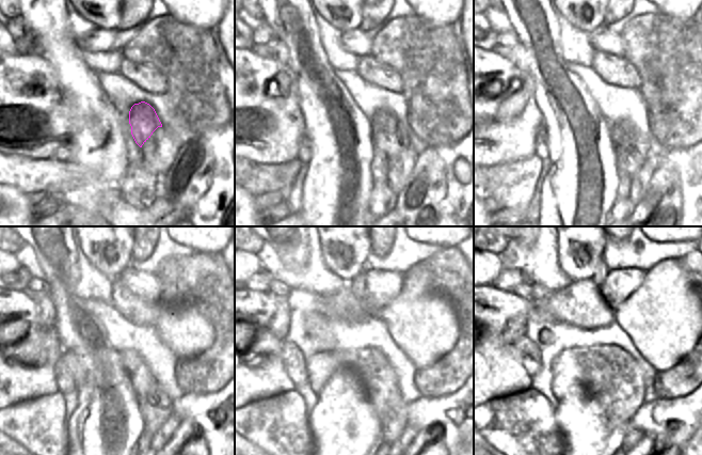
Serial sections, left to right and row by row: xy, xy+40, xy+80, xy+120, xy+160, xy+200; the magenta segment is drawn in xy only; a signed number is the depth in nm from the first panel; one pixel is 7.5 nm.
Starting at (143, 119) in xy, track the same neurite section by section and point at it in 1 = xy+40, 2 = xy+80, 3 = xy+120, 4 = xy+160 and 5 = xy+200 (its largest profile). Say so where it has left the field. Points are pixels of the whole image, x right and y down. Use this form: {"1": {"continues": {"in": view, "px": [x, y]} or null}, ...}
{"1": {"continues": {"in": "xy+40", "px": [385, 128]}}, "2": {"continues": {"in": "xy+80", "px": [632, 148]}}, "3": {"continues": {"in": "xy+120", "px": [156, 407]}}, "4": {"continues": {"in": "xy+160", "px": [393, 420]}}, "5": {"continues": {"in": "xy+200", "px": [633, 436]}}}

